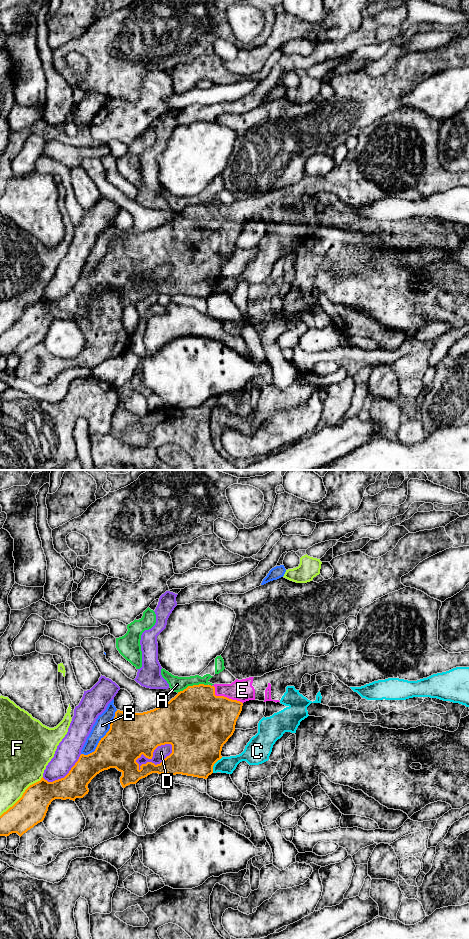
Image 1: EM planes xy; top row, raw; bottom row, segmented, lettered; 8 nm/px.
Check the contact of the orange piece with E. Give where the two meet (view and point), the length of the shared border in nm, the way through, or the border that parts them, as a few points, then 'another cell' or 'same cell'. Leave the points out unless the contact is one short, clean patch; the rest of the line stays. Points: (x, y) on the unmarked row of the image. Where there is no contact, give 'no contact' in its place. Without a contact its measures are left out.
xy (223, 216) | 280 nm | across xy (205, 241), (223, 221), (223, 216), (232, 216), (242, 210) | same cell

